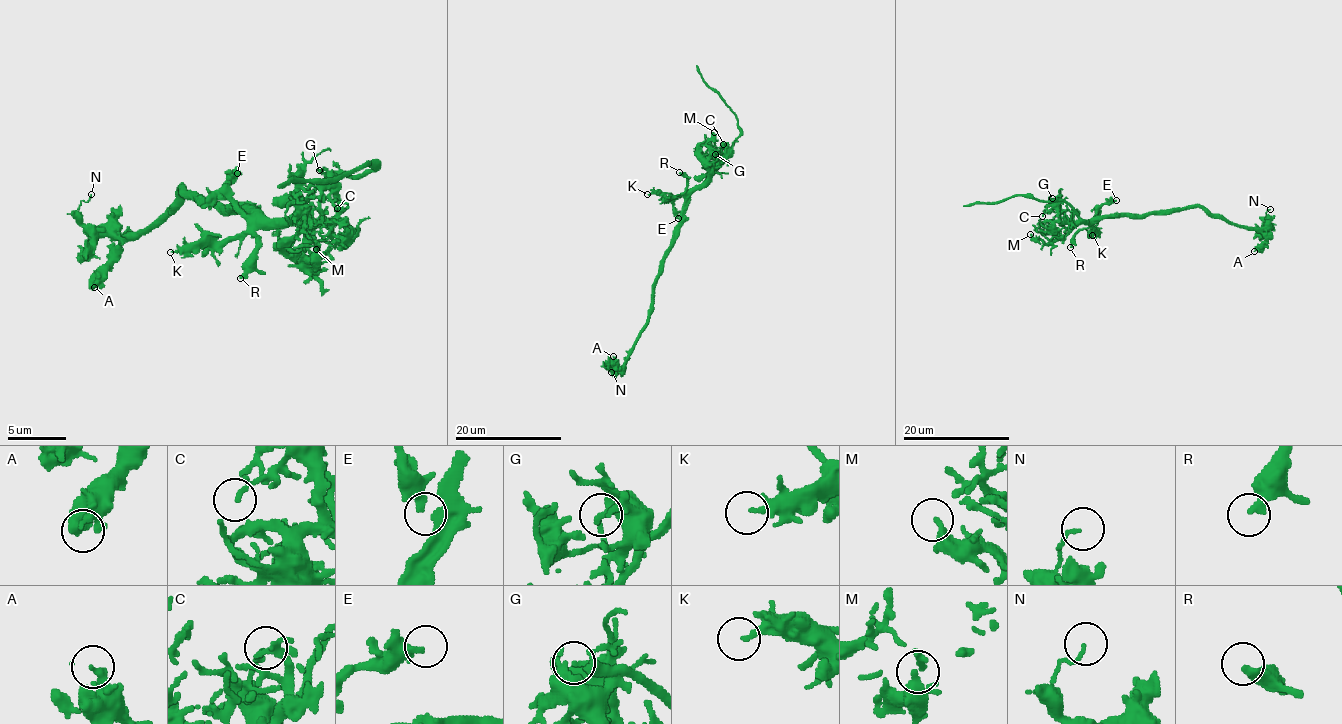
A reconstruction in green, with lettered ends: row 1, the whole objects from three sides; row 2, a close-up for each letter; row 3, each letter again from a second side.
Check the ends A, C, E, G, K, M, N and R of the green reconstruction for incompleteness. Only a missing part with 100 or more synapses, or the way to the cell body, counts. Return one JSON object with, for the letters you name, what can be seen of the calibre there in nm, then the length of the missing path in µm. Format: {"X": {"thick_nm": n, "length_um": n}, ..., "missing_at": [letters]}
{"missing_at": []}

